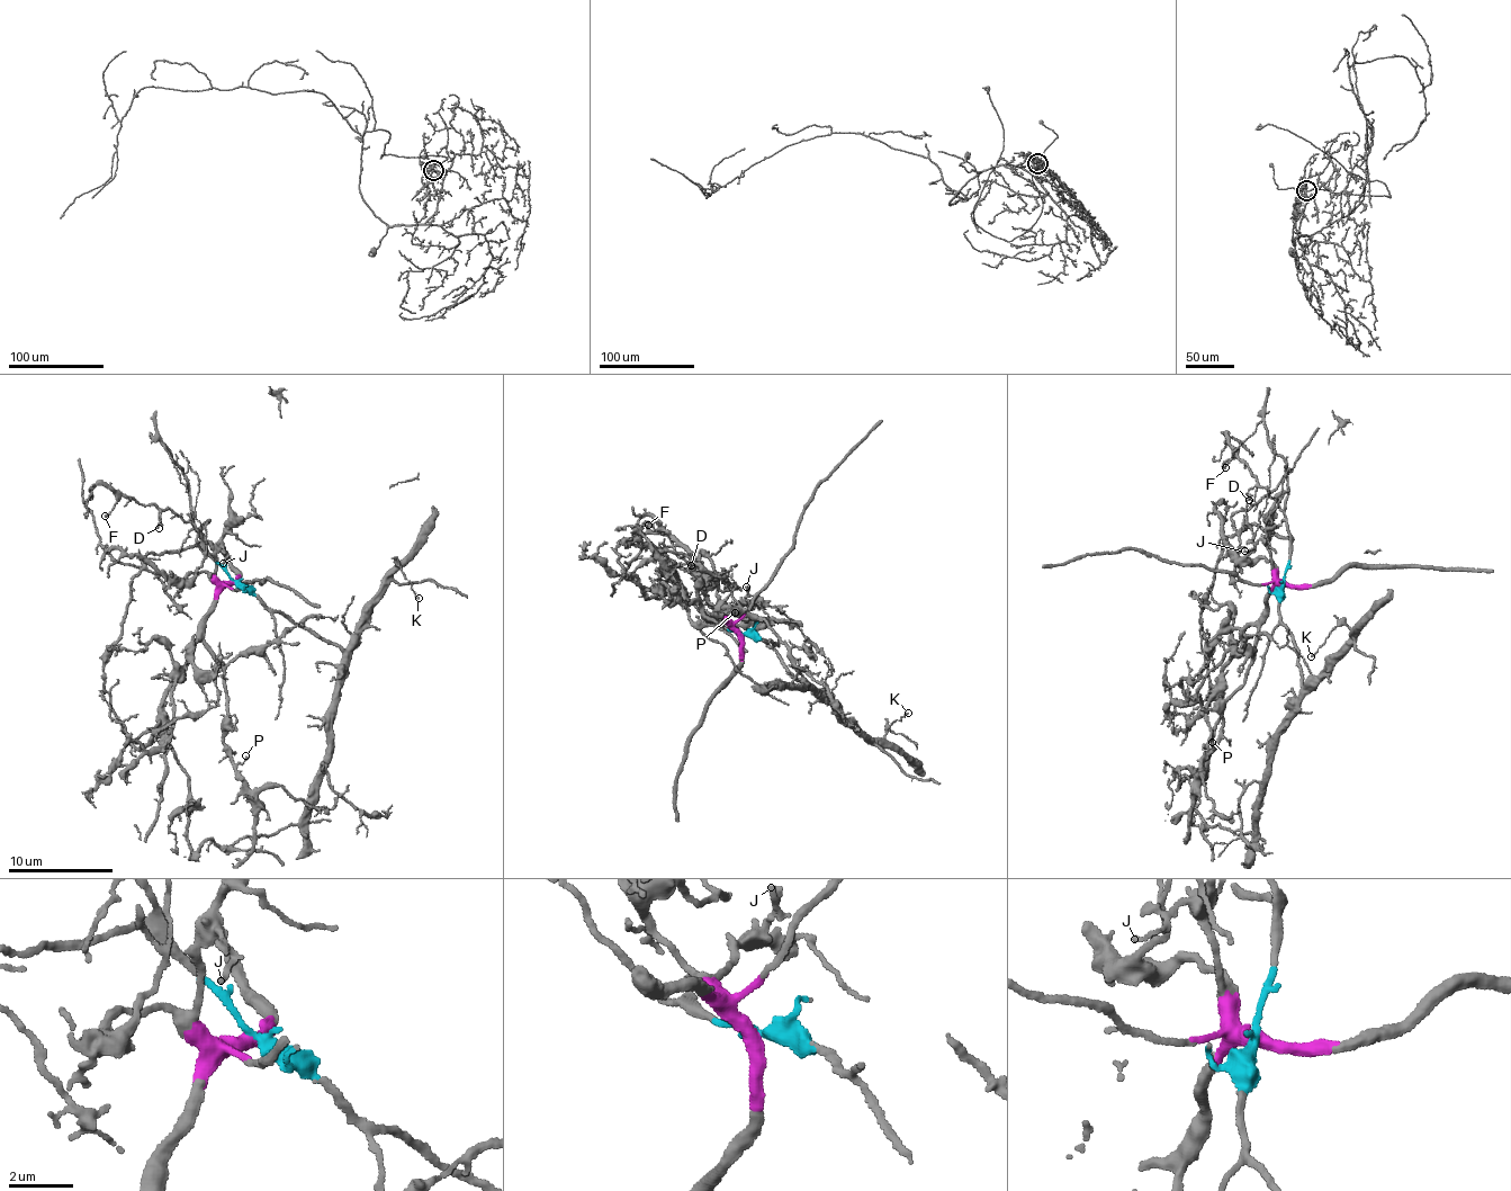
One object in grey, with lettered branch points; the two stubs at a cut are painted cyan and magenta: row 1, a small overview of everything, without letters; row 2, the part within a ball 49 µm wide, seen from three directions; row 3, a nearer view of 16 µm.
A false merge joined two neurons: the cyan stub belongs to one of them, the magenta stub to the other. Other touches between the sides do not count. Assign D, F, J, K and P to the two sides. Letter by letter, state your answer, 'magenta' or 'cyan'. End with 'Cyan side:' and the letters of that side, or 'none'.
D: cyan
F: cyan
J: magenta
K: cyan
P: magenta
Cyan side: D, F, K

